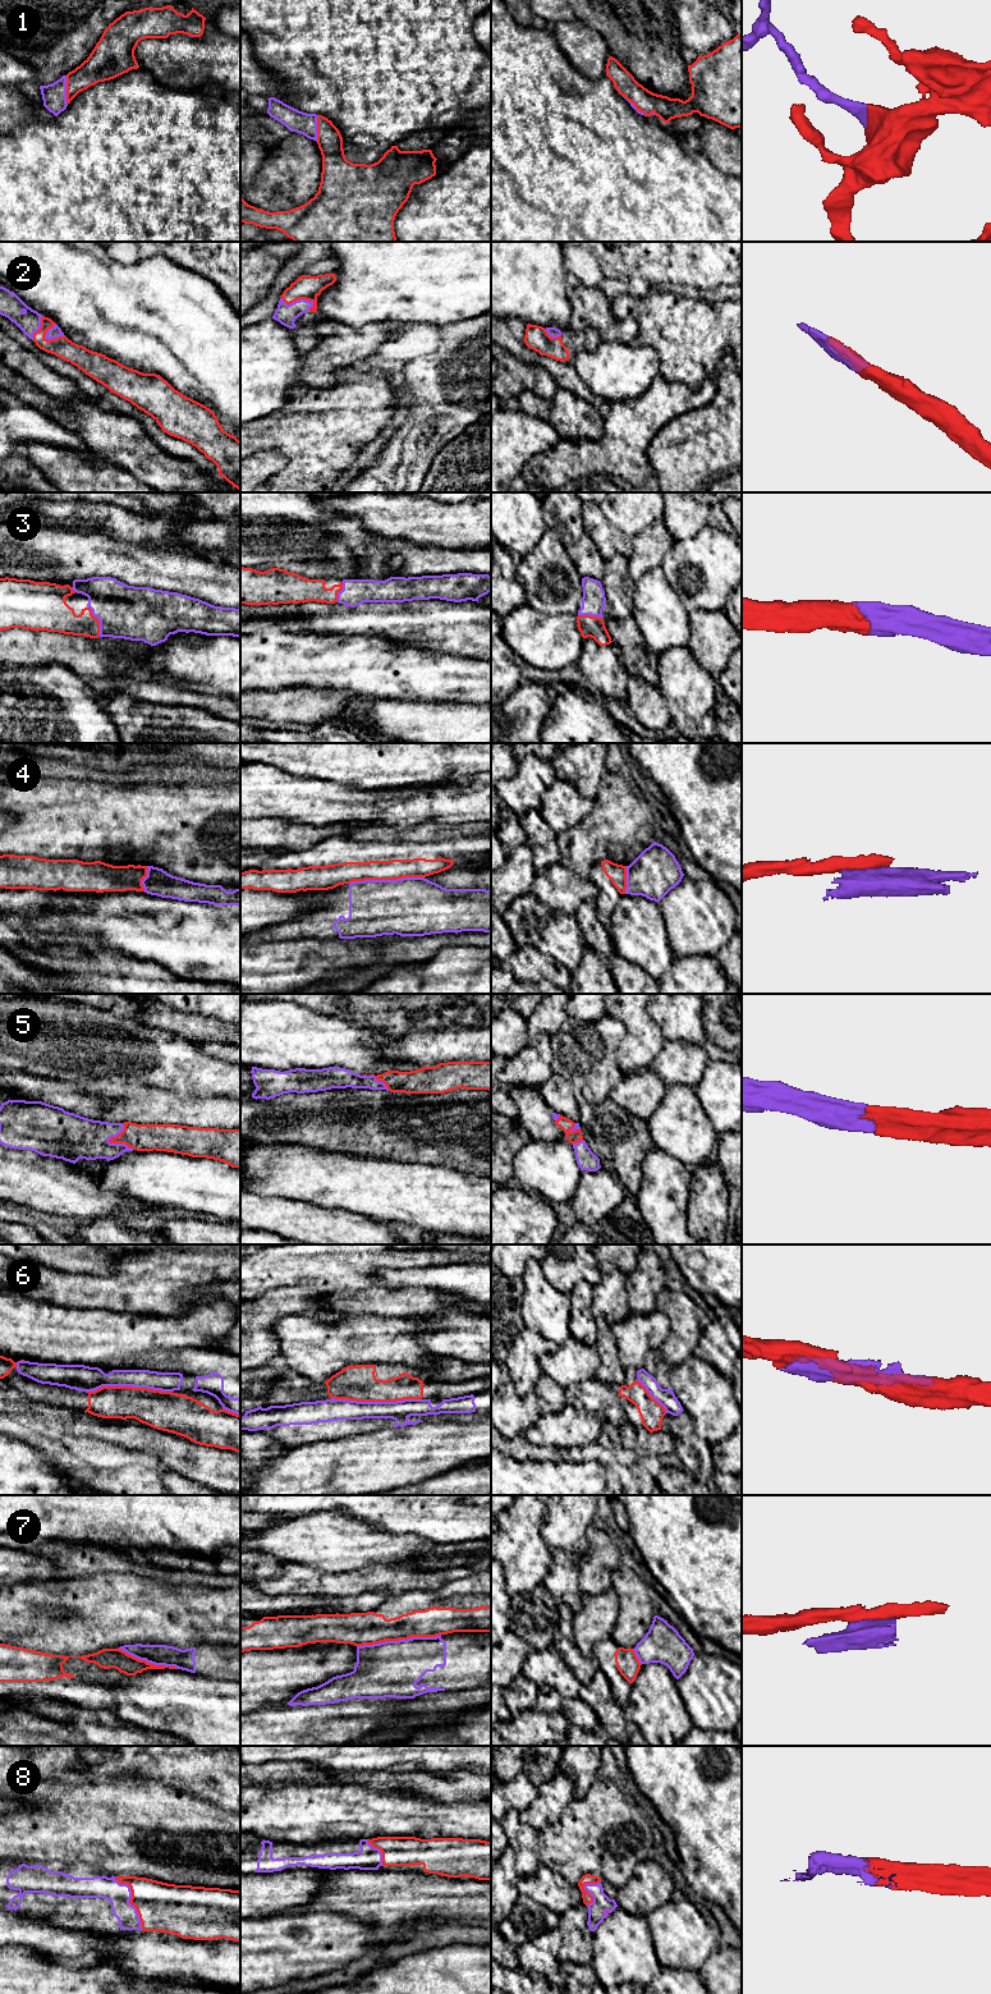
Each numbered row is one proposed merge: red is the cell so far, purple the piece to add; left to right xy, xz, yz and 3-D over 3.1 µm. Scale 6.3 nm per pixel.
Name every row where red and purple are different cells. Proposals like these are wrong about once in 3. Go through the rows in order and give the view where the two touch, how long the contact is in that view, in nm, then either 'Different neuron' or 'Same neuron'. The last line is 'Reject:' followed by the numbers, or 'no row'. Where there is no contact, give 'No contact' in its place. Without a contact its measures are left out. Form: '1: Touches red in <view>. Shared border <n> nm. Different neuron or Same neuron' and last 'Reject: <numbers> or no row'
1: Touches red in xy. Shared border 180 nm. Same neuron
2: Touches red in xz. Shared border 220 nm. Same neuron
3: Touches red in xy. Shared border 200 nm. Same neuron
4: Touches red in xz. Shared border 480 nm. Different neuron
5: Touches red in xy. Shared border 180 nm. Same neuron
6: Touches red in xz. Shared border 550 nm. Different neuron
7: Touches red in xz. Shared border 550 nm. Different neuron
8: Touches red in xy. Shared border 380 nm. Same neuron
Reject: 4, 6, 7

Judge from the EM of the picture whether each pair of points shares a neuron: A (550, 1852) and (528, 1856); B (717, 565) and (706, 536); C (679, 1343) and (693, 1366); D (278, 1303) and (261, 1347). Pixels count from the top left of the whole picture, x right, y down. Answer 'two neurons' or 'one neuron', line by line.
A: two neurons
B: one neuron
C: two neurons
D: one neuron

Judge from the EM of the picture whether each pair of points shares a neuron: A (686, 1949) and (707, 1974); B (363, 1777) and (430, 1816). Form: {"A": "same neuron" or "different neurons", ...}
{"A": "different neurons", "B": "different neurons"}

